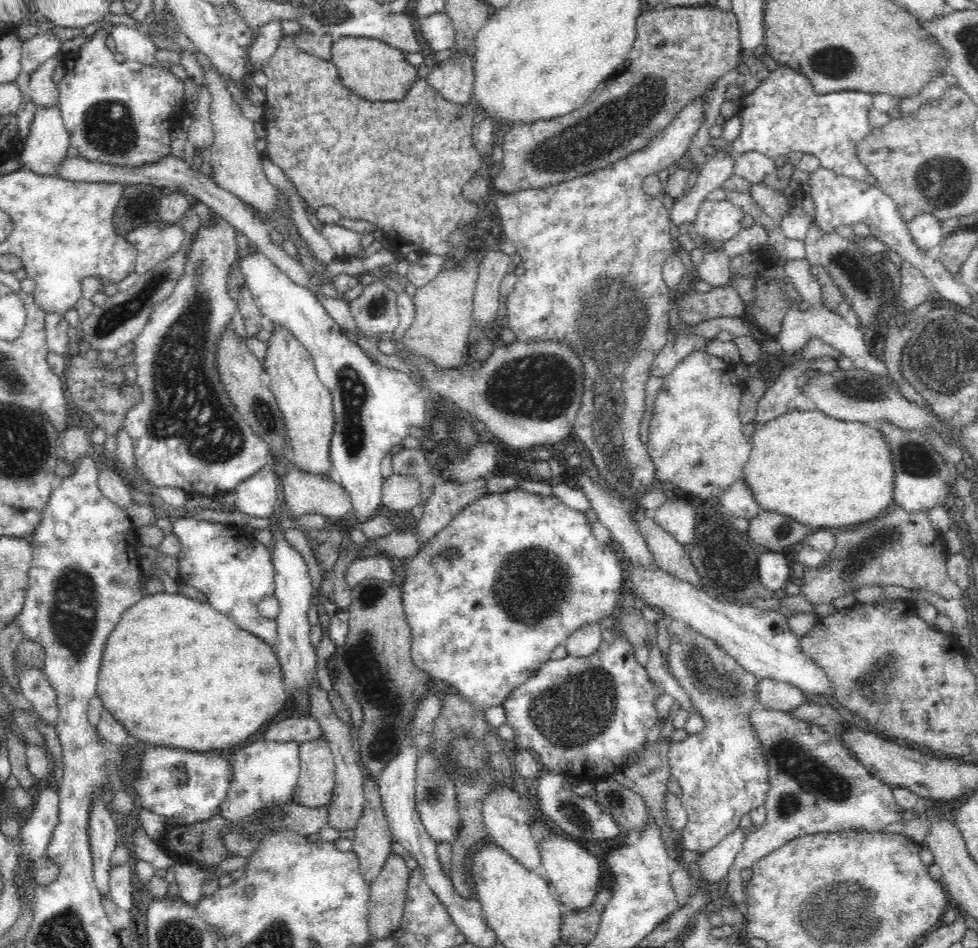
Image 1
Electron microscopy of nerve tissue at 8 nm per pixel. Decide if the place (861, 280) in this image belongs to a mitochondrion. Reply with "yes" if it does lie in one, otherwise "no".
yes

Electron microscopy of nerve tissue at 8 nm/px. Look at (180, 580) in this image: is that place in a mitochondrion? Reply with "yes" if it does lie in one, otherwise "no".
no

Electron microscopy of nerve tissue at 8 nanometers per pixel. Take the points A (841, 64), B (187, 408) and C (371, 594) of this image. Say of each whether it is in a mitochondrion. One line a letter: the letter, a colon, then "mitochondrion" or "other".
A: mitochondrion
B: mitochondrion
C: mitochondrion

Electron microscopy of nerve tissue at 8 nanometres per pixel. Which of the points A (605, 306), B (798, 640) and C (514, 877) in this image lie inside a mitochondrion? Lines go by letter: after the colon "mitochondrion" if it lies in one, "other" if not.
A: mitochondrion
B: other
C: other

